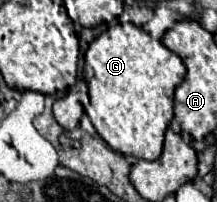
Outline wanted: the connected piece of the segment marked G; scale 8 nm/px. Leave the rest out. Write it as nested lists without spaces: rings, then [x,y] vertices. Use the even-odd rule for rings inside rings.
[[[117,23],[101,33],[85,52],[85,81],[89,85],[90,105],[85,113],[103,141],[121,155],[133,155],[137,159],[159,159],[163,151],[165,131],[173,119],[173,91],[183,81],[187,69],[181,57],[169,51],[159,39],[149,37],[141,27],[133,23]]]

